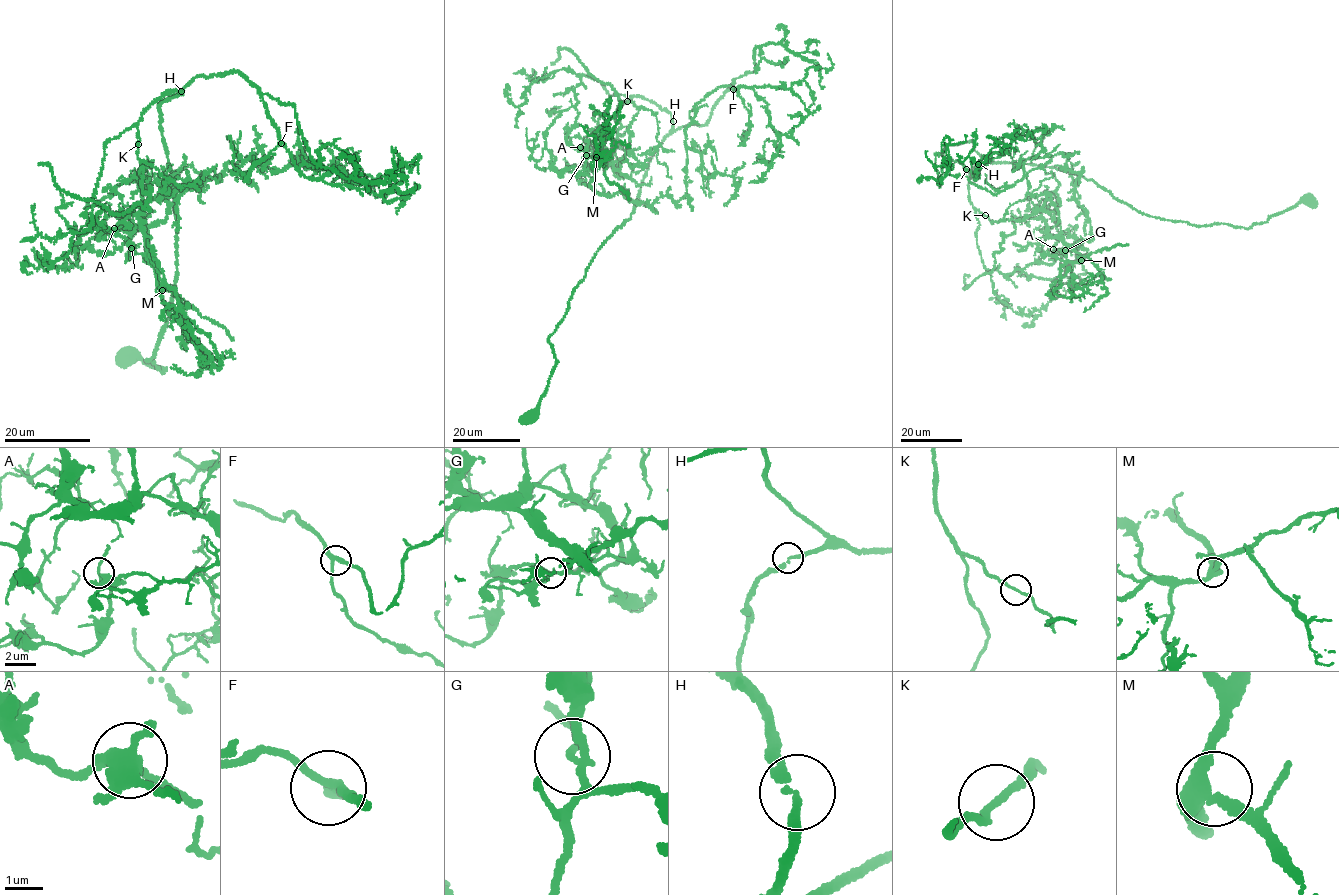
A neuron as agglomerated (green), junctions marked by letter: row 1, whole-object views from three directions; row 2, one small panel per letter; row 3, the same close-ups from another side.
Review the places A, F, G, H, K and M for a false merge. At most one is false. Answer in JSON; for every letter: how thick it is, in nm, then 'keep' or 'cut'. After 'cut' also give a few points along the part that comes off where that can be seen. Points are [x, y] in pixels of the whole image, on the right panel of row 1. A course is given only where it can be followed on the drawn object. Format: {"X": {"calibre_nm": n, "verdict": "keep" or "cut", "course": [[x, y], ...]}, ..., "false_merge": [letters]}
{"A": {"calibre_nm": 200, "verdict": "keep"}, "F": {"calibre_nm": 220, "verdict": "keep"}, "G": {"calibre_nm": 160, "verdict": "cut", "course": [[1065, 250], [1041, 219], [1014, 216], [1015, 232], [1001, 234], [991, 271], [963, 288], [969, 276]]}, "H": {"calibre_nm": 190, "verdict": "keep"}, "K": {"calibre_nm": 170, "verdict": "keep"}, "M": {"calibre_nm": 280, "verdict": "keep"}, "false_merge": ["G"]}

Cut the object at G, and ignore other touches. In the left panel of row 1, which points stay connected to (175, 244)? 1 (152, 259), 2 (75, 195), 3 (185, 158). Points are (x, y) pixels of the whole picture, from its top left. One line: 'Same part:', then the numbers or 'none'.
Same part: none

